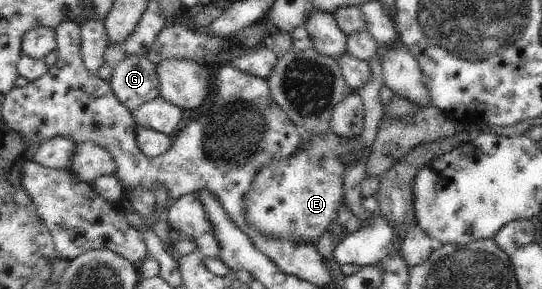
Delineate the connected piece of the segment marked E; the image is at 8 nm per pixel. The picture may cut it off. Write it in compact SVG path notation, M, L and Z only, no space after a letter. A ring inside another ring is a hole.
M331 127L325 133L307 135L309 141L293 155L259 168L244 197L244 218L259 234L268 234L275 240L317 245L325 231L331 233L331 222L344 202L343 179L347 169L361 159L365 141L343 137Z

